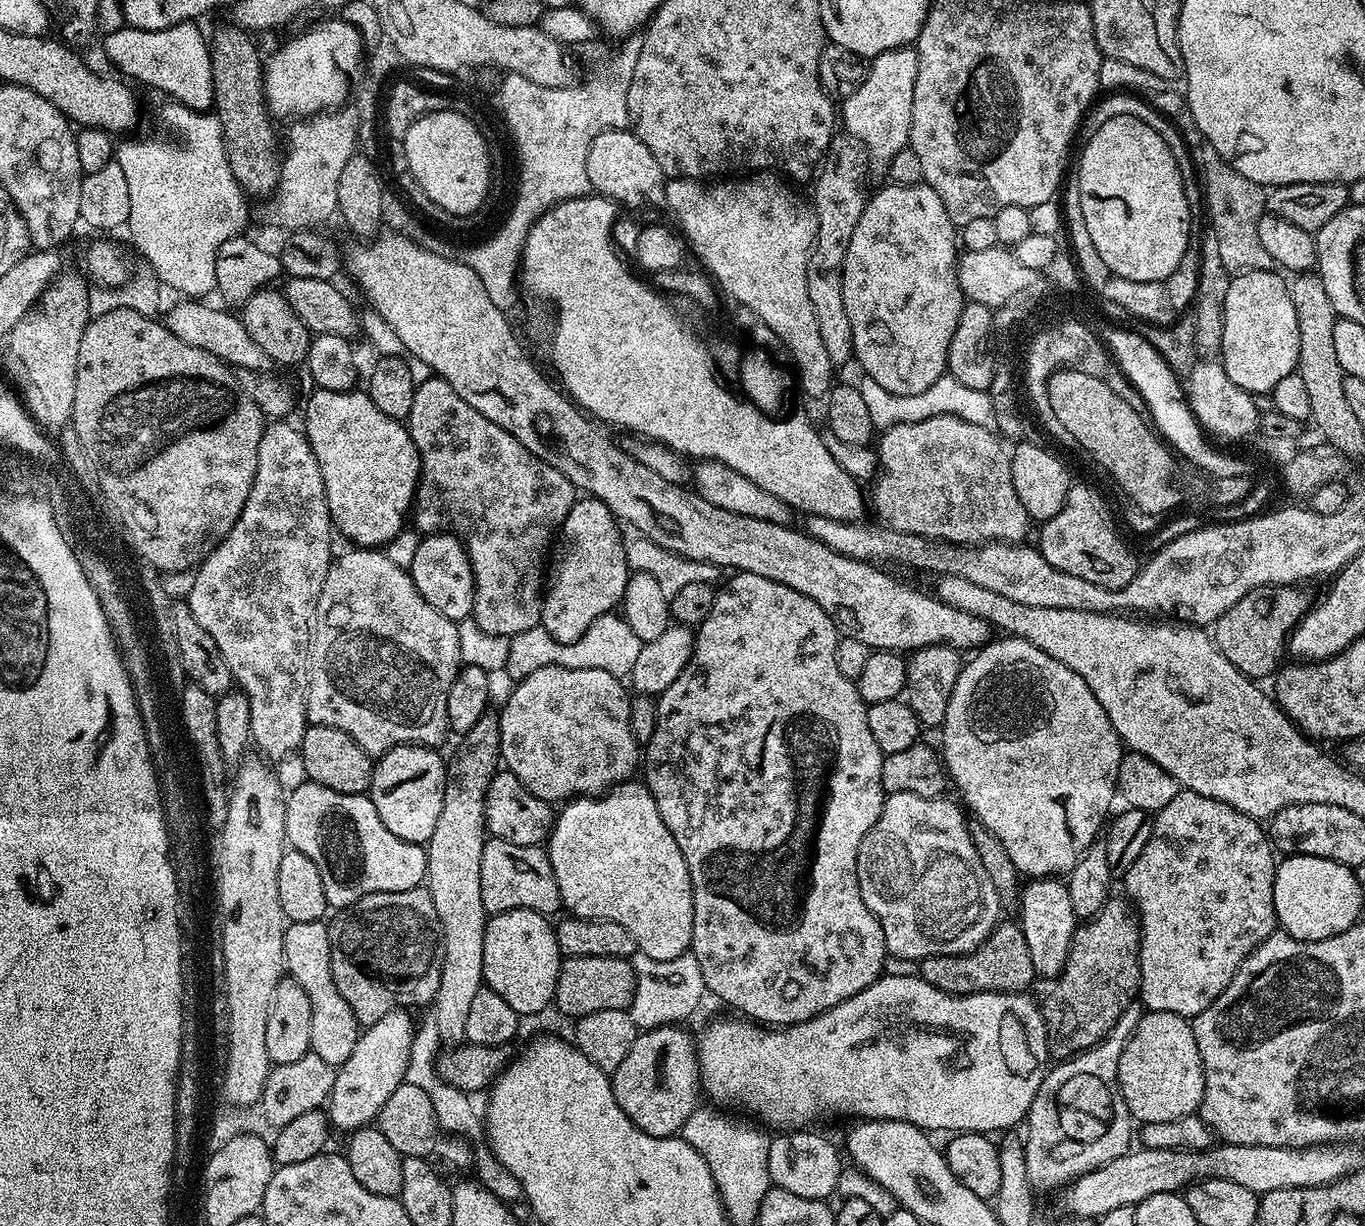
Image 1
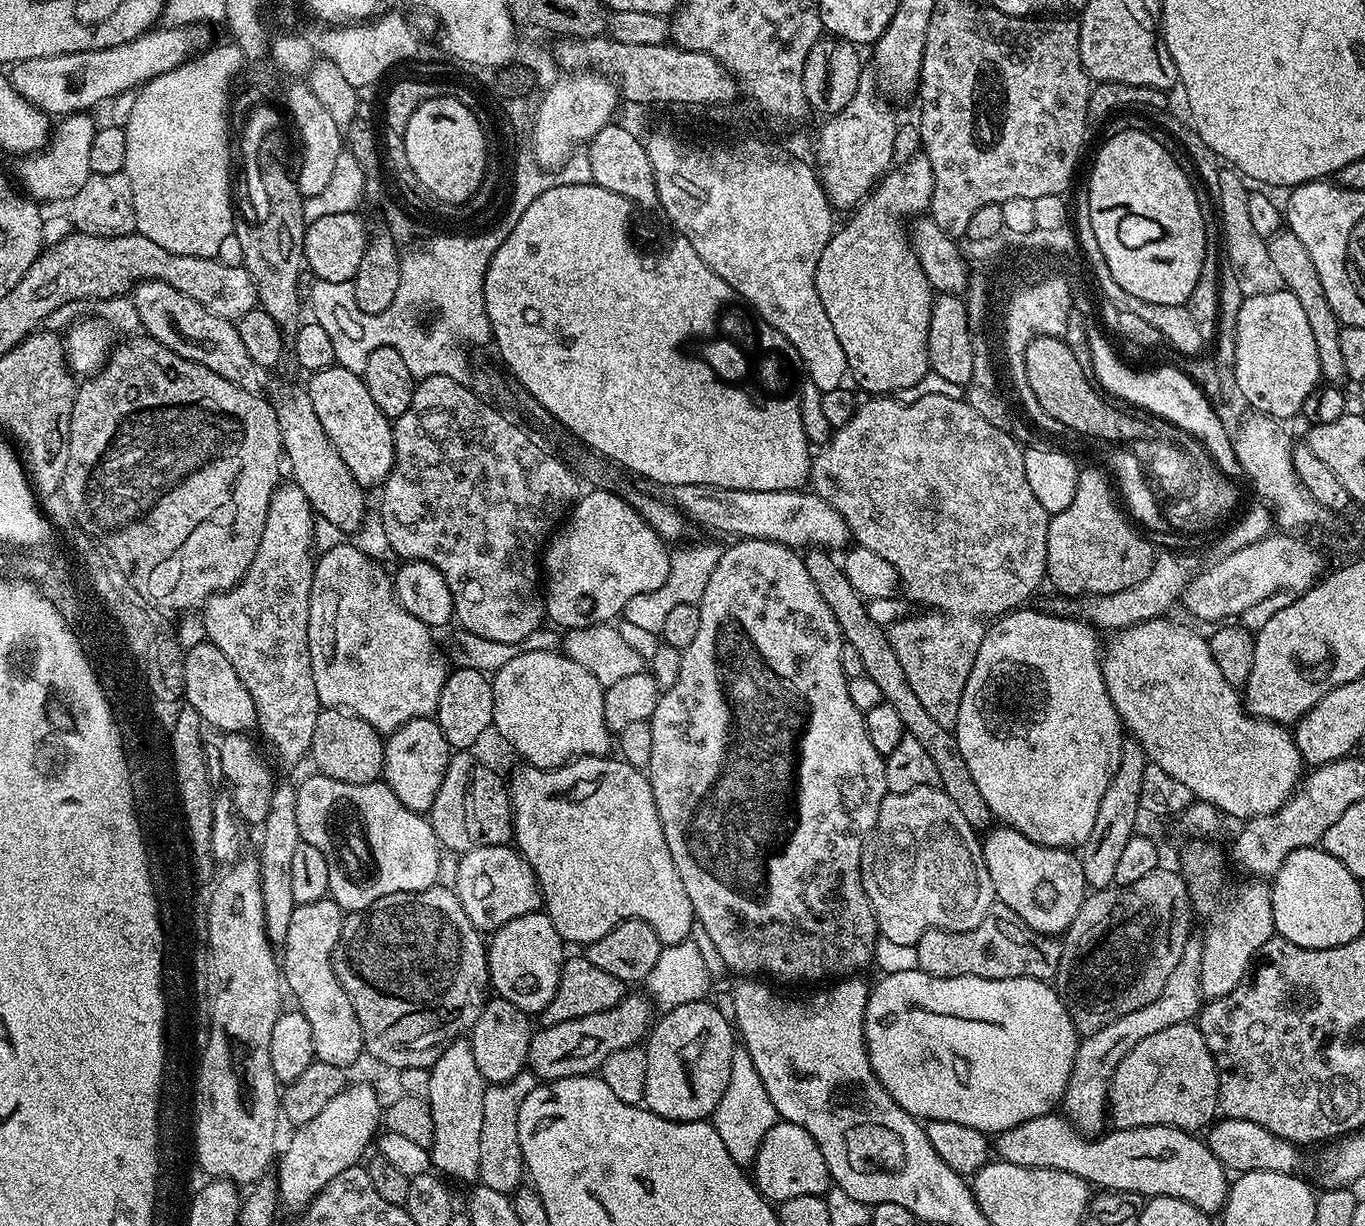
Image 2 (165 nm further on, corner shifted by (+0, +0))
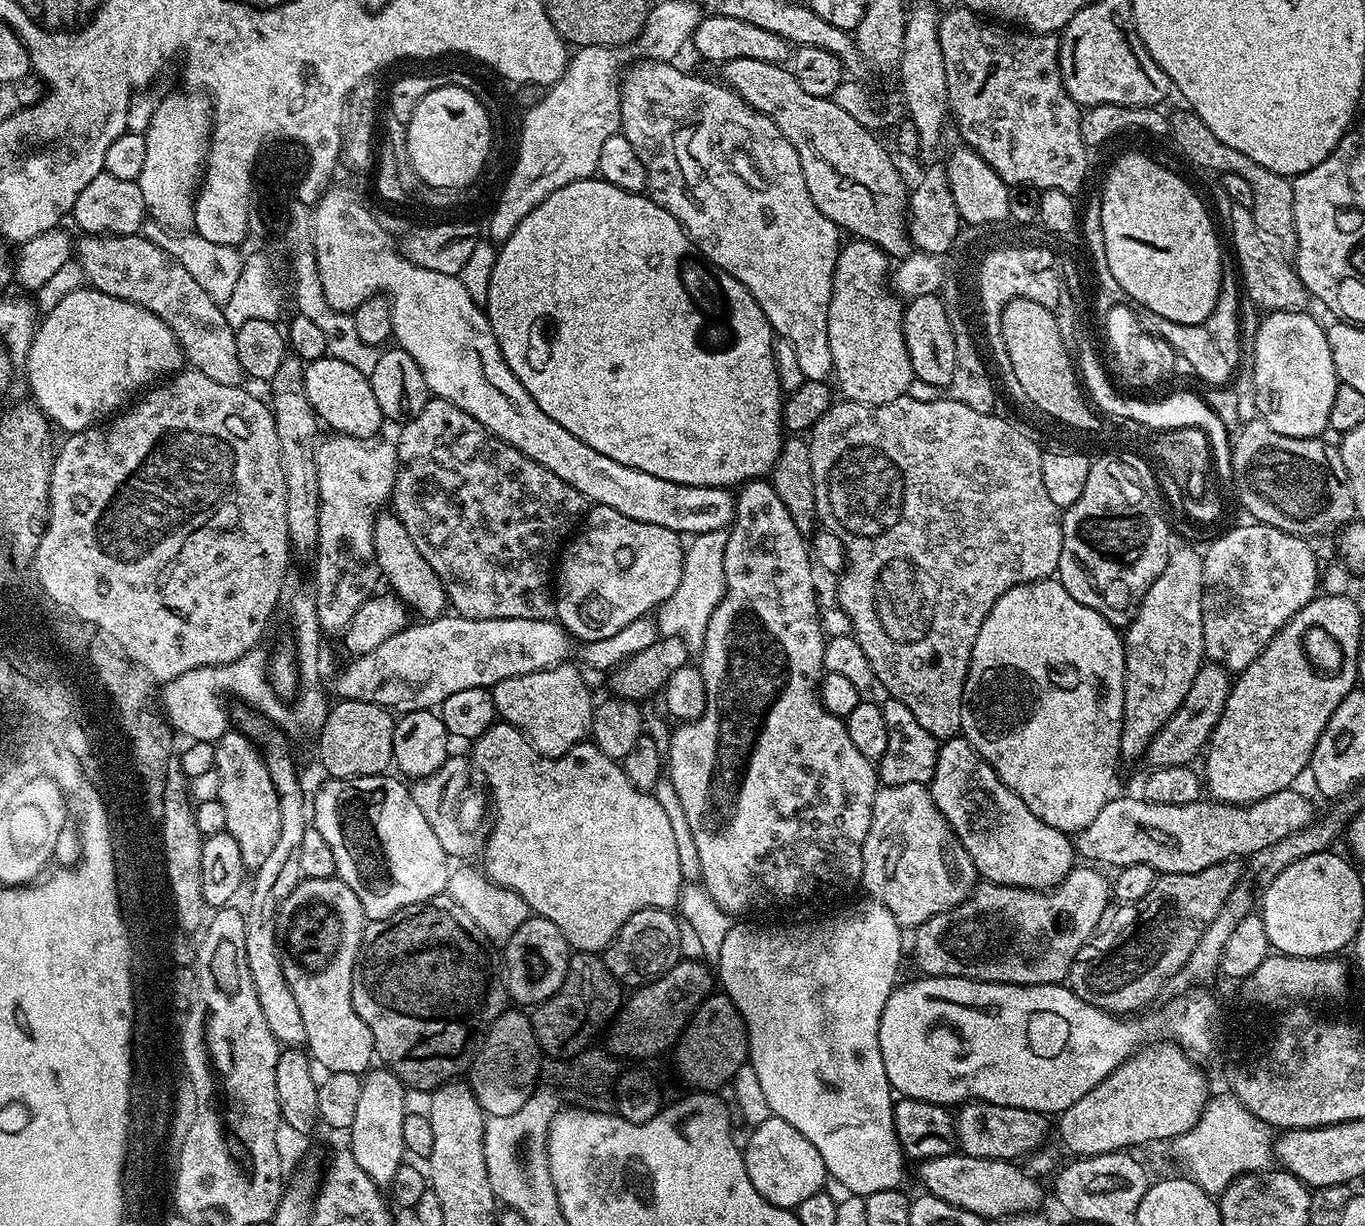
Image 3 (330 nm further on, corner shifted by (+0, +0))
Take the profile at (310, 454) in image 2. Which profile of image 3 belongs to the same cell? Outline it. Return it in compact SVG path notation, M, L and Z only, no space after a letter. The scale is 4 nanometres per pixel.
M384 510L376 517L376 566L381 577L392 579L391 591L399 596L417 617L425 620L437 620L445 615L449 607L448 595L430 562L422 558L414 538L406 534L406 526L391 511Z

